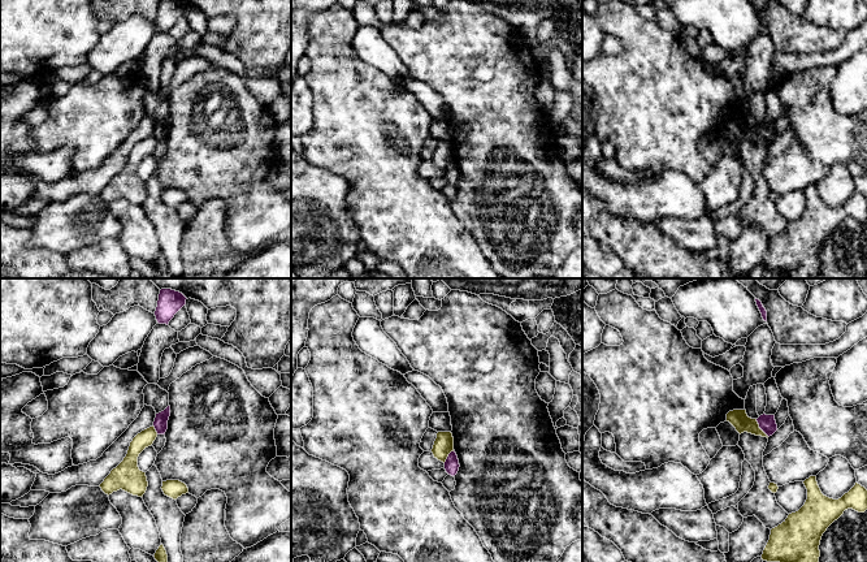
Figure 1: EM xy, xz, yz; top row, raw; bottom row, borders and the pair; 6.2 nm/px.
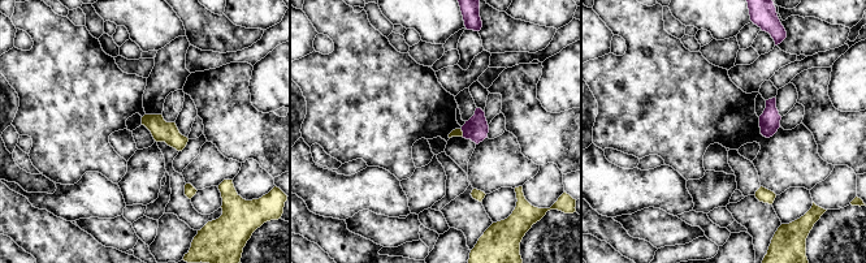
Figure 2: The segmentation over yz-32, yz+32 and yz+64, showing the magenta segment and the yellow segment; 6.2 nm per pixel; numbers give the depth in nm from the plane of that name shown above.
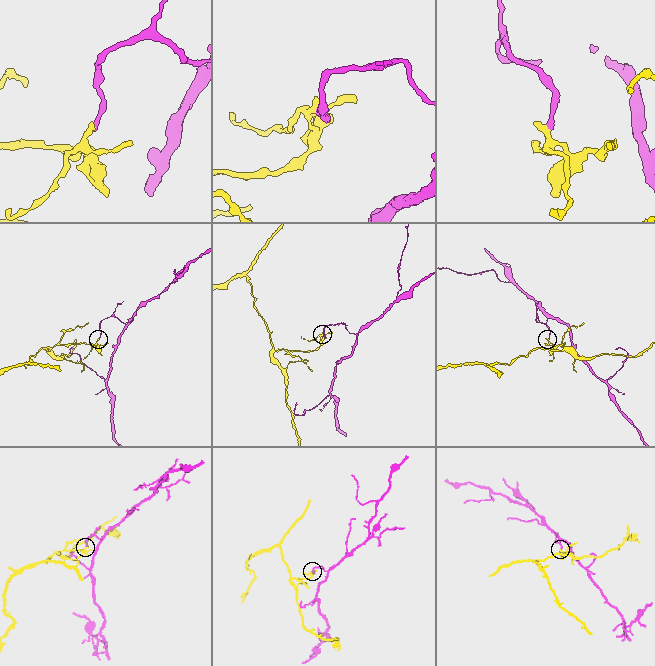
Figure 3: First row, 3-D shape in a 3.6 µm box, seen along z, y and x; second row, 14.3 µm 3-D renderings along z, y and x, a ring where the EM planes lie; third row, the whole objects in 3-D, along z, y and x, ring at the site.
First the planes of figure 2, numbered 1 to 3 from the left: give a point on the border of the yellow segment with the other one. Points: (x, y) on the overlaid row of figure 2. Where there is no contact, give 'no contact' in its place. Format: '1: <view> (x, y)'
1: no contact
2: yz+32 (463, 133)
3: no contact

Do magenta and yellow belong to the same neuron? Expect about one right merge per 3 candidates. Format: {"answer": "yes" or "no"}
{"answer": "no"}

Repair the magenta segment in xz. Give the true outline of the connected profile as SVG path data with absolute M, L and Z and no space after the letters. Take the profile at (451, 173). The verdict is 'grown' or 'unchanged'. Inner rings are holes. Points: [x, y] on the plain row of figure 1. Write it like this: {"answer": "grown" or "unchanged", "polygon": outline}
{"answer": "unchanged", "polygon": "M454 159L448 163L448 165L445 170L445 178L448 183L455 185L459 180L459 176L460 176L459 168L458 168L458 164Z"}

